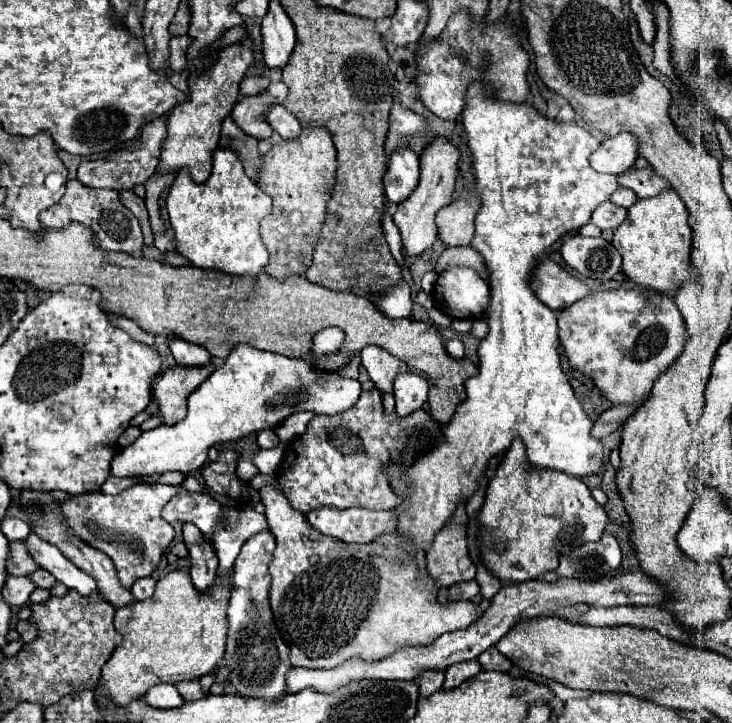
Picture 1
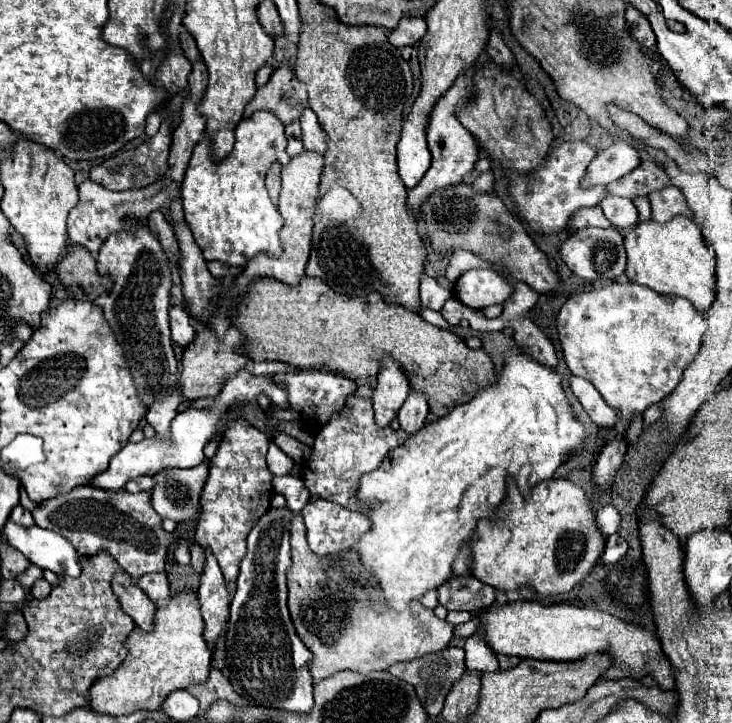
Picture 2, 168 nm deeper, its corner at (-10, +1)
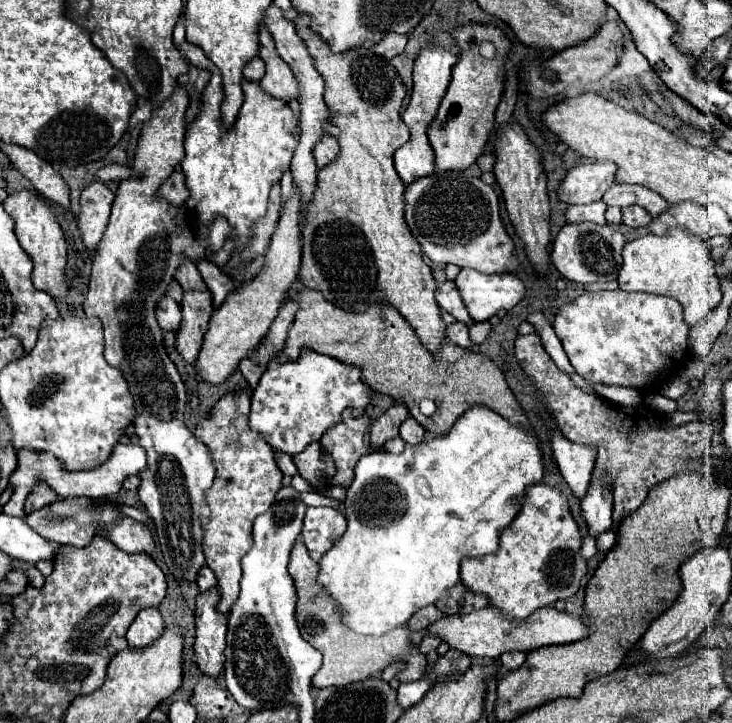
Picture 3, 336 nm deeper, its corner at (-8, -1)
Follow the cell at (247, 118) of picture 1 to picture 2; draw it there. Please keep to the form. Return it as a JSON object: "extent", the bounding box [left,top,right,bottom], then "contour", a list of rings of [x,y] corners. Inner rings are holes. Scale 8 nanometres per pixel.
{"extent":[245,63,307,125],"contour":[[[281,63],[271,79],[257,89],[253,99],[245,107],[245,117],[251,117],[255,111],[267,109],[273,111],[285,125],[293,123],[301,117],[303,109],[307,107],[307,89],[295,77],[293,67]]]}

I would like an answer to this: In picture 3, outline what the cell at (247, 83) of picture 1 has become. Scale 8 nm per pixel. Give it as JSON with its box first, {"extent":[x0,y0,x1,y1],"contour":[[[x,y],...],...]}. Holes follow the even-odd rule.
{"extent":[243,57,265,81],"contour":[[[255,57],[253,61],[249,61],[247,67],[243,69],[243,75],[245,75],[245,79],[249,79],[249,81],[261,81],[263,75],[265,75],[265,63],[263,63],[263,59]]]}

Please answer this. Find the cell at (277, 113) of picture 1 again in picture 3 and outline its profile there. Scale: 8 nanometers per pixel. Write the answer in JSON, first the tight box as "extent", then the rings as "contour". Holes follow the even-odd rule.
{"extent":[313,133,339,167],"contour":[[[325,133],[325,137],[319,139],[319,143],[315,145],[313,149],[313,157],[315,157],[315,163],[317,167],[325,167],[329,165],[339,153],[339,145],[337,145],[337,139],[331,135],[331,133]]]}

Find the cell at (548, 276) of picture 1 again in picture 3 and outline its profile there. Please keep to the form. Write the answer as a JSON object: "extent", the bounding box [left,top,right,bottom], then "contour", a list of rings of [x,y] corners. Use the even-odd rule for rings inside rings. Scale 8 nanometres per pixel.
{"extent":[405,171,519,275],"contour":[[[461,171],[433,173],[405,189],[405,203],[405,221],[433,263],[473,267],[489,275],[519,271],[515,243],[499,215],[499,197],[479,177],[467,177]]]}

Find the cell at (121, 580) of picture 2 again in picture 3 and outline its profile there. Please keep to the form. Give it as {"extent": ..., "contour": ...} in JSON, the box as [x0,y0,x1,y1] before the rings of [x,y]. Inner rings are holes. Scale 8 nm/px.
{"extent":[127,607,165,647],"contour":[[[157,607],[141,609],[127,631],[127,643],[131,647],[147,647],[151,641],[155,641],[161,635],[163,627],[165,625]]]}

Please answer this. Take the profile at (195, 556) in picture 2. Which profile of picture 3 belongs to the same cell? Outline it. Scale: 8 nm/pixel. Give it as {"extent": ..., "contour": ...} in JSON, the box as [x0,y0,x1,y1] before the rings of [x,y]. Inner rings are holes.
{"extent":[197,565,217,591],"contour":[[[207,565],[201,567],[201,571],[199,571],[199,575],[197,575],[197,585],[199,585],[201,591],[207,591],[207,589],[211,589],[211,587],[217,585],[215,575],[213,575],[213,571],[211,571]]]}

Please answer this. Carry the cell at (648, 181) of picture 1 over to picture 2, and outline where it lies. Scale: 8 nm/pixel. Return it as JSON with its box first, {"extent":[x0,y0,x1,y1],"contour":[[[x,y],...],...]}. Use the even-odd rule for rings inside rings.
{"extent":[649,187,693,223],"contour":[[[665,187],[661,191],[655,191],[649,195],[651,207],[653,207],[653,221],[659,223],[667,223],[669,219],[677,217],[677,215],[685,215],[689,219],[693,219],[693,213],[689,211],[683,193],[677,187]]]}

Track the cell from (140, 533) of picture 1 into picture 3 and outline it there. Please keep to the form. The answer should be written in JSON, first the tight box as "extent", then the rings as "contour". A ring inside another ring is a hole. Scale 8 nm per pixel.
{"extent":[25,497,155,559],"contour":[[[65,497],[61,501],[55,501],[51,505],[45,505],[43,509],[37,509],[25,517],[29,527],[37,527],[37,533],[49,541],[57,541],[61,545],[73,545],[73,547],[87,547],[95,535],[101,535],[113,545],[125,553],[145,553],[155,559],[155,539],[147,525],[127,517],[121,513],[121,509],[109,501],[109,499],[91,499],[91,497]]]}

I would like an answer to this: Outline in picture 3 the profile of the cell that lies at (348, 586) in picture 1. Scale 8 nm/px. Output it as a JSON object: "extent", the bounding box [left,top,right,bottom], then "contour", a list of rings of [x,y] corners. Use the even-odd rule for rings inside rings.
{"extent":[289,539,427,689],"contour":[[[301,539],[295,541],[291,549],[291,561],[289,561],[289,573],[295,581],[297,589],[297,607],[295,607],[295,619],[301,631],[301,637],[311,643],[317,651],[323,655],[323,665],[313,677],[313,687],[325,689],[333,685],[349,685],[353,681],[363,681],[369,677],[379,675],[387,665],[405,661],[407,669],[399,673],[399,681],[407,683],[413,679],[421,679],[425,673],[425,663],[427,657],[421,653],[419,647],[411,645],[411,633],[413,629],[409,625],[401,625],[391,629],[389,633],[381,637],[367,637],[367,635],[357,635],[353,633],[345,623],[343,623],[343,611],[337,601],[317,583],[317,573],[319,565],[309,557],[309,551],[305,549],[305,543]]]}

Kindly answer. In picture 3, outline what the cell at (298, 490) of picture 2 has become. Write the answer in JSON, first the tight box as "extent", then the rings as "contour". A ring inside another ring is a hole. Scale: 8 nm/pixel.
{"extent":[301,493,340,508],"contour":[[[301,493],[301,501],[305,501],[305,505],[333,505],[333,508],[338,508],[340,502],[319,493]]]}

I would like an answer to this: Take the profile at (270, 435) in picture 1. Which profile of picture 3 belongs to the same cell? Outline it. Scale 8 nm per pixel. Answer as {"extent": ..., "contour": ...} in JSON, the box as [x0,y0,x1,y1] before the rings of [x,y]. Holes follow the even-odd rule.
{"extent":[293,443,335,487],"contour":[[[311,443],[301,453],[293,457],[293,463],[303,479],[307,479],[313,487],[321,487],[325,483],[325,477],[331,477],[335,473],[333,463],[329,457],[323,457],[321,461],[321,445]]]}

